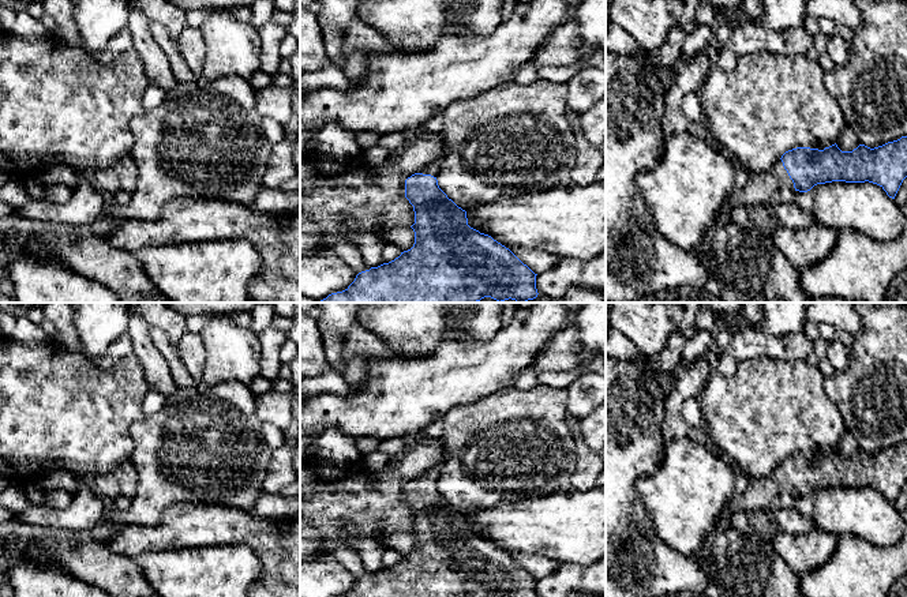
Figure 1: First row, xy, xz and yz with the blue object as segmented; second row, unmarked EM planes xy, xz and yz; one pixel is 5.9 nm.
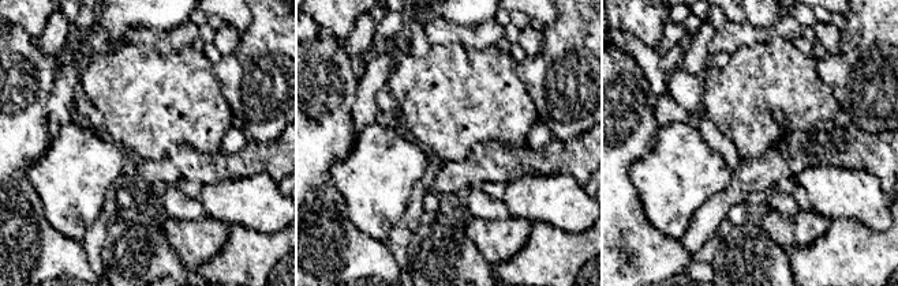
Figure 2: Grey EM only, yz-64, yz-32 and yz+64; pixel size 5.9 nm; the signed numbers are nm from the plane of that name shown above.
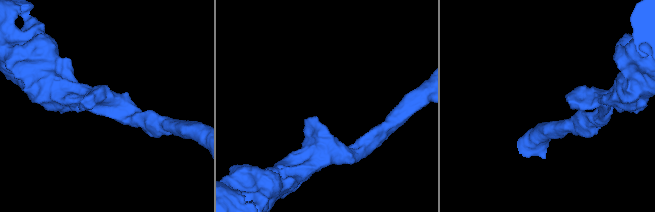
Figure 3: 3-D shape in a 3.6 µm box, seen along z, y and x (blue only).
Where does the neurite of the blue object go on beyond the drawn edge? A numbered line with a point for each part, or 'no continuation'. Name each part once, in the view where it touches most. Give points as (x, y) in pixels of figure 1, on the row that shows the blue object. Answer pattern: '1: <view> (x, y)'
1: yz (760, 187)

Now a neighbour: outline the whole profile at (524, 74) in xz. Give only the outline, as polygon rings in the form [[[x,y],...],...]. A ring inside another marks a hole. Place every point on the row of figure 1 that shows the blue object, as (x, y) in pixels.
[[[532,63],[522,64],[514,70],[513,79],[514,83],[522,85],[528,85],[533,80],[537,80],[539,79],[537,68]]]

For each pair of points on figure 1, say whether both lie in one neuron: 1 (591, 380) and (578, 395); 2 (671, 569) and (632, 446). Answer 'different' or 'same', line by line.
1: same
2: same

